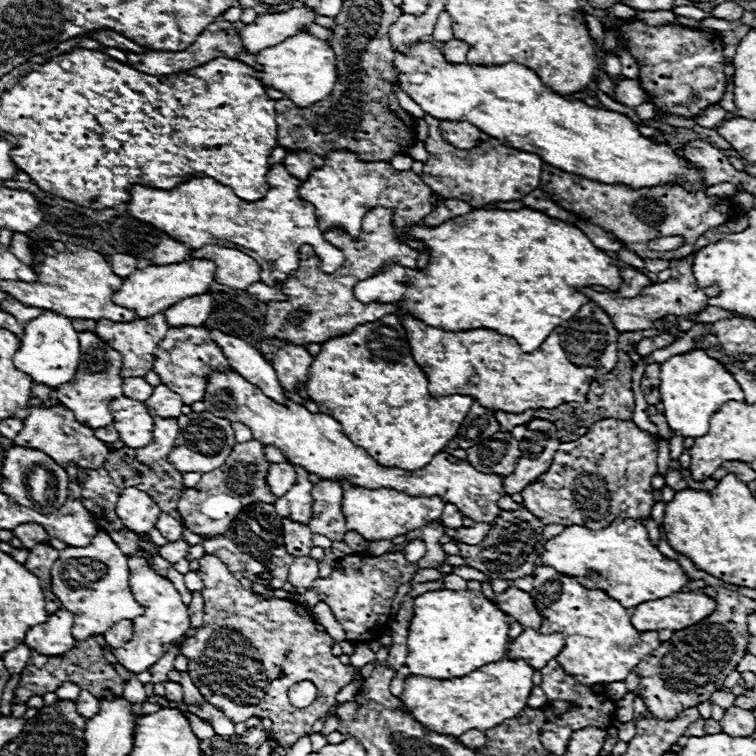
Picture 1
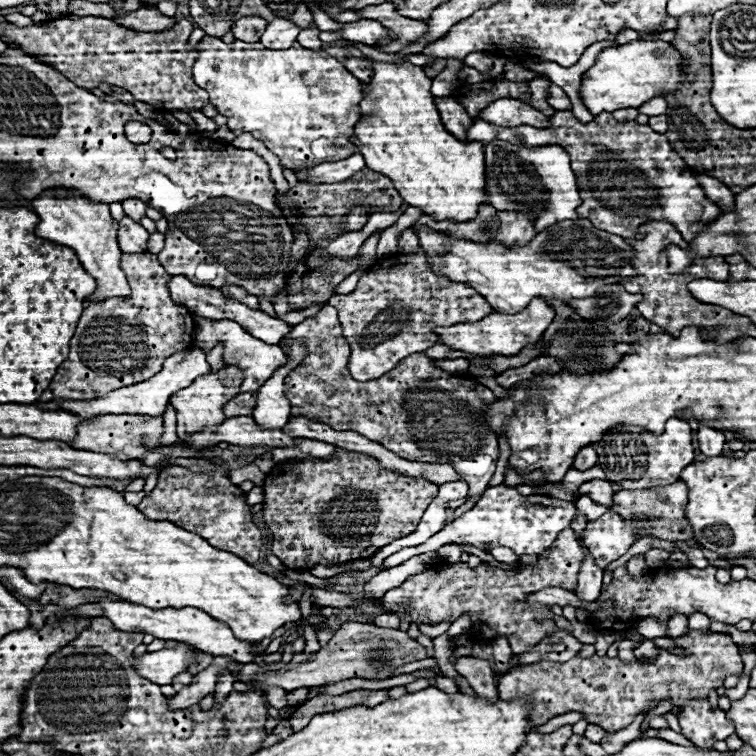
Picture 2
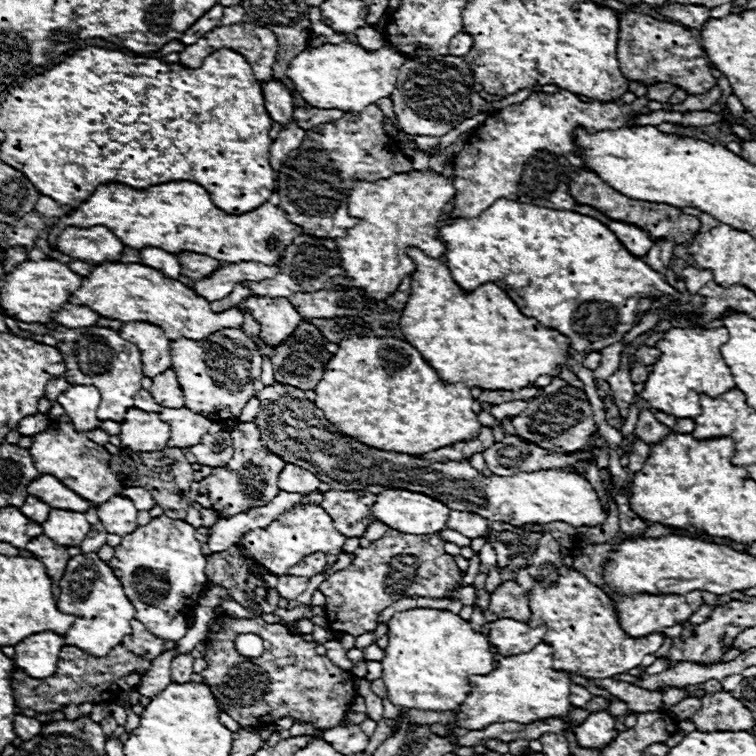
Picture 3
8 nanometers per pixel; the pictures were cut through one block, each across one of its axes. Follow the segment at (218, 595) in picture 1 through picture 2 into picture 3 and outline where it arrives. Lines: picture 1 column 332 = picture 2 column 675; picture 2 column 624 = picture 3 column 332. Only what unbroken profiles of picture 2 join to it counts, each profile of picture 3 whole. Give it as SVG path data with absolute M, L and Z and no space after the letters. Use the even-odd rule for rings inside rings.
M220 614L212 622L212 628L206 636L204 660L208 662L208 666L206 670L202 670L202 678L212 688L218 702L228 706L224 708L224 712L232 716L240 726L258 728L280 718L294 718L314 720L320 730L328 730L344 720L346 708L356 696L356 686L350 672L332 664L326 656L318 656L314 652L314 646L314 642L302 640L284 624L268 624L262 618L232 618ZM246 632L258 634L264 640L266 652L272 652L274 656L292 656L296 664L286 666L282 672L264 672L250 658L240 656L234 646L236 636Z

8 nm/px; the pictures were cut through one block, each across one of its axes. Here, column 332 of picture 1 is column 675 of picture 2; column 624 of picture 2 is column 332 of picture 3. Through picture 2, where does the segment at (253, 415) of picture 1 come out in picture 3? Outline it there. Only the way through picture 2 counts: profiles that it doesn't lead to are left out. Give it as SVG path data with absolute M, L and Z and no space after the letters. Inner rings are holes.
M270 384L264 386L260 392L256 392L260 400L260 410L256 416L256 424L260 430L262 444L276 456L280 456L284 462L300 464L302 468L308 468L314 476L318 476L322 482L326 482L330 488L352 488L352 490L364 490L372 494L380 494L384 488L406 488L414 492L424 492L430 498L440 500L450 510L464 508L470 512L476 512L484 516L486 520L496 522L508 522L512 526L524 526L532 522L566 522L574 528L580 526L598 526L604 524L606 512L602 510L598 496L590 482L574 472L568 470L538 470L538 472L520 472L514 476L484 476L476 468L472 468L468 462L430 462L422 460L414 454L400 454L400 452L386 452L378 448L370 448L350 436L342 436L336 426L332 426L322 410L310 402L304 394L304 390L296 386L284 386L284 384Z

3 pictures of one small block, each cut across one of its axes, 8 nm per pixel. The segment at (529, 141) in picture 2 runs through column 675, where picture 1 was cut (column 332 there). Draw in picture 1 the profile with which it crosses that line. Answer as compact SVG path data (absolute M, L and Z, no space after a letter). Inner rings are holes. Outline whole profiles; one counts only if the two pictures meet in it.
M336 150L324 156L324 166L310 170L308 178L300 184L300 198L308 200L316 208L316 218L322 224L320 230L332 226L344 228L350 236L358 236L362 230L362 218L374 206L394 208L394 224L402 228L410 222L432 212L430 188L412 170L394 170L388 162L362 162L356 152Z

